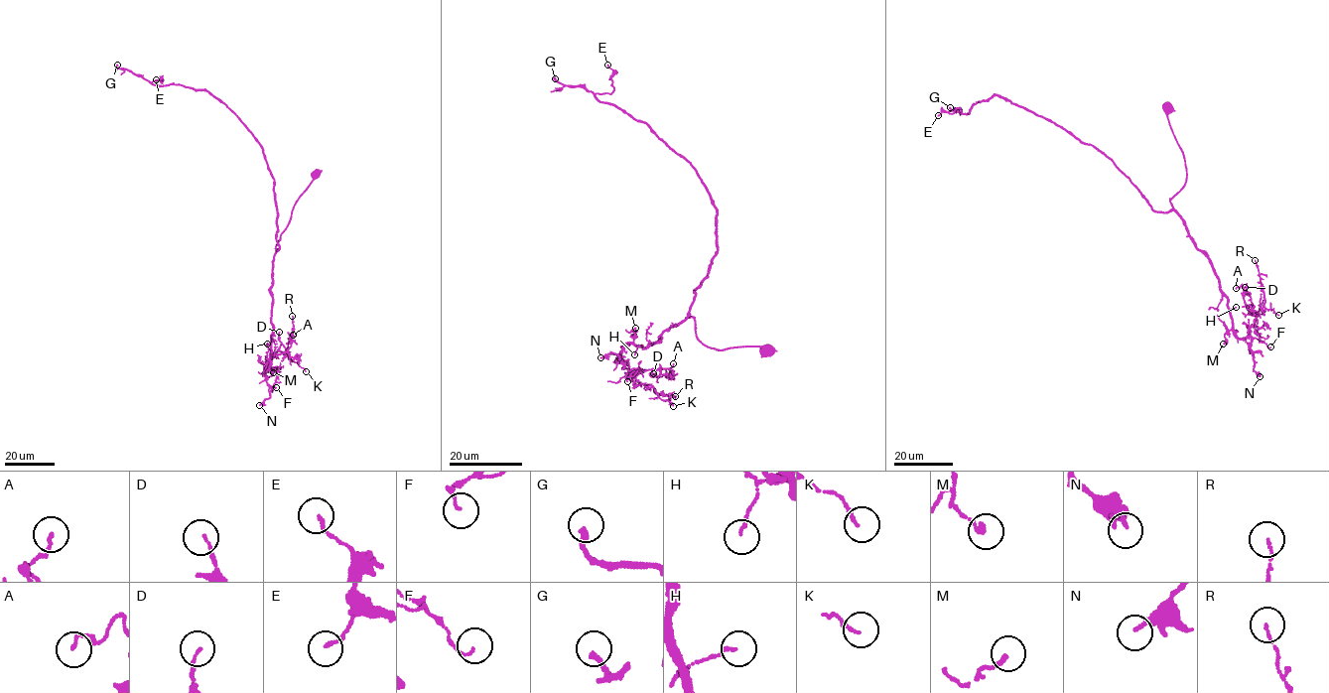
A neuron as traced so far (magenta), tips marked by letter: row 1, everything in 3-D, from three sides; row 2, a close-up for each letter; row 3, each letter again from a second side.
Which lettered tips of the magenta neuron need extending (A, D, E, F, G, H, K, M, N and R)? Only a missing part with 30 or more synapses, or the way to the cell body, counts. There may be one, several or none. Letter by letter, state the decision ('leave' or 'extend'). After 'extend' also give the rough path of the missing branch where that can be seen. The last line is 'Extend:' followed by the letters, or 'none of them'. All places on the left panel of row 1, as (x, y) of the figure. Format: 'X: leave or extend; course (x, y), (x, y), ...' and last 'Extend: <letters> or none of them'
A: leave
D: leave
E: leave
F: leave
G: extend; course (117, 65), (110, 60), (82, 66), (66, 81), (63, 80)
H: leave
K: leave
M: leave
N: leave
R: leave
Extend: G

